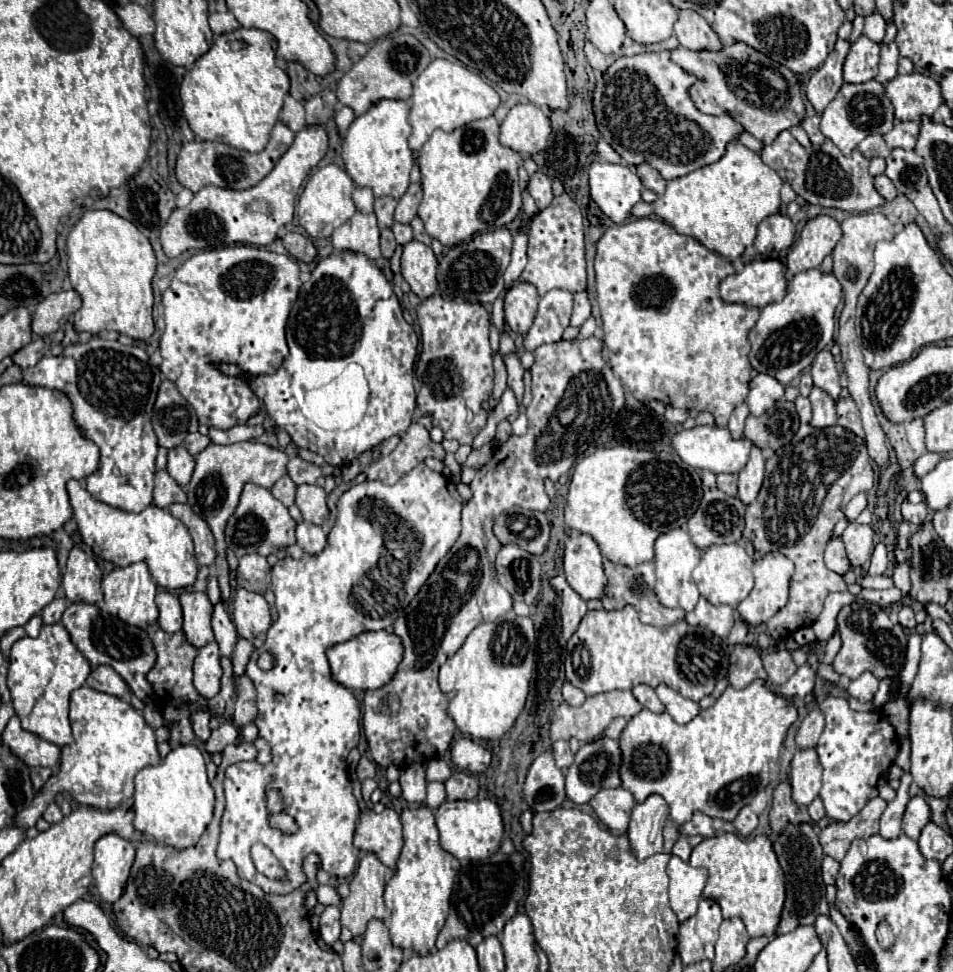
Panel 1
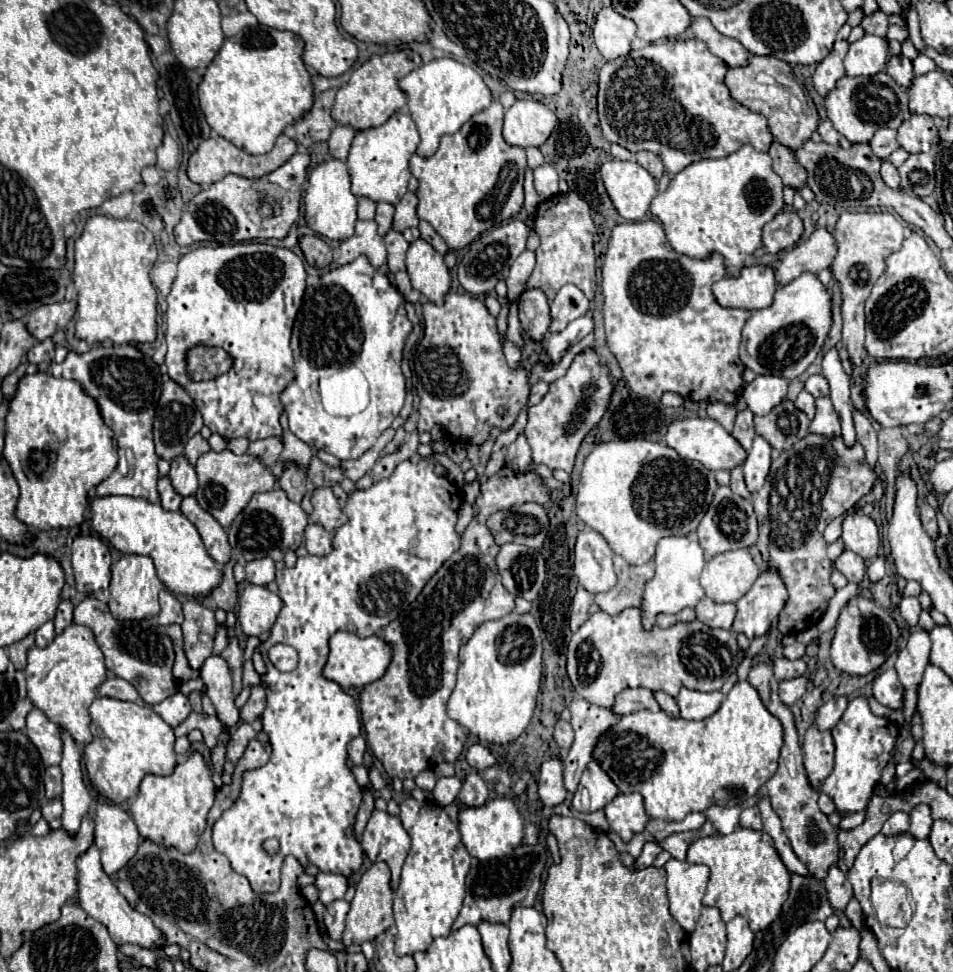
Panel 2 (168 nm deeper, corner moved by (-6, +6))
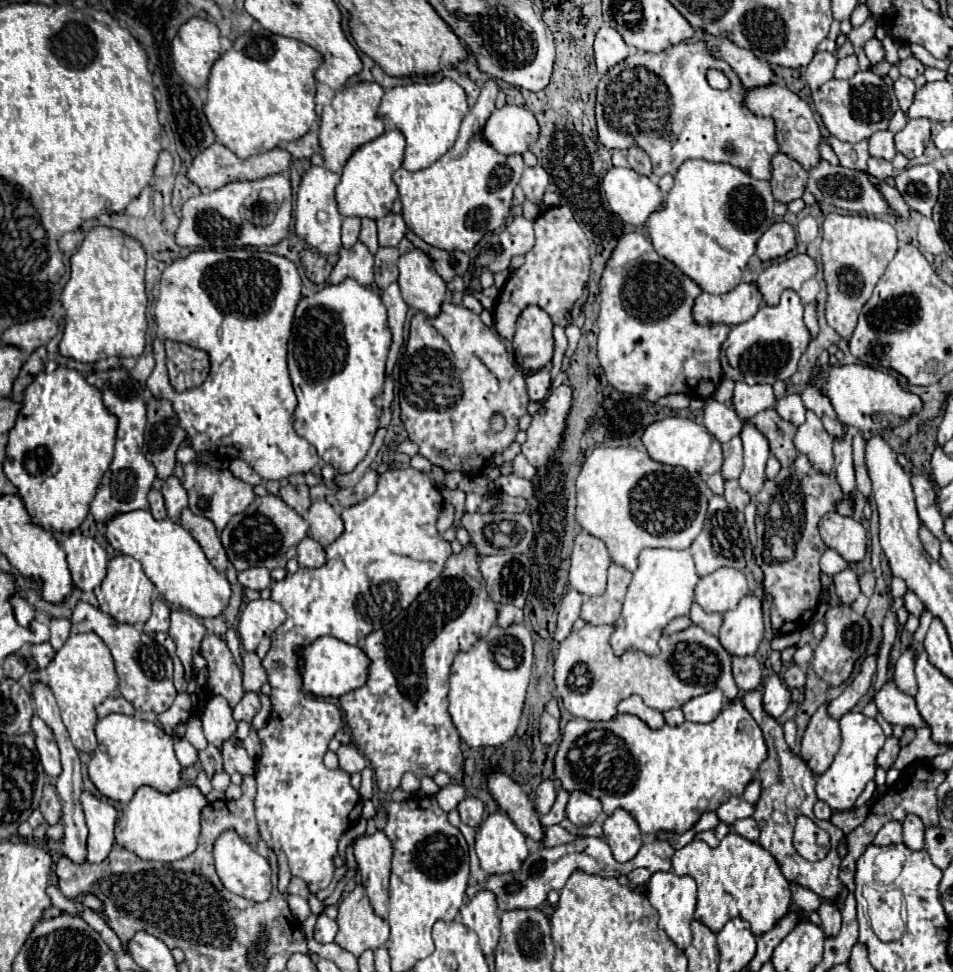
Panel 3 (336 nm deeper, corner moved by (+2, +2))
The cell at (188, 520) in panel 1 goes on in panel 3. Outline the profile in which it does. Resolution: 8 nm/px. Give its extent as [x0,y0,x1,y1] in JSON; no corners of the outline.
[180,509,228,573]

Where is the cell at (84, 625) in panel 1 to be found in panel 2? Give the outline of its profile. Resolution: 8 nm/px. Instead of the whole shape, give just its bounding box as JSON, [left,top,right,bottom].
[74,597,178,705]

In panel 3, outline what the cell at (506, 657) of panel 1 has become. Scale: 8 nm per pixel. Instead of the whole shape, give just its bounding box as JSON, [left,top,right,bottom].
[448,625,532,747]

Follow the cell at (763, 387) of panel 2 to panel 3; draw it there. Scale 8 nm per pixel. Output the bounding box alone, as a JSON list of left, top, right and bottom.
[732,381,776,421]

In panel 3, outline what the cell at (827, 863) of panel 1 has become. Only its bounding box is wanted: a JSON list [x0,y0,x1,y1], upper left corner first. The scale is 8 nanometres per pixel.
[818,901,842,937]

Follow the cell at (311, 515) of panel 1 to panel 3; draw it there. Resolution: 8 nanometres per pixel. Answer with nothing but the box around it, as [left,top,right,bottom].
[306,499,344,547]

